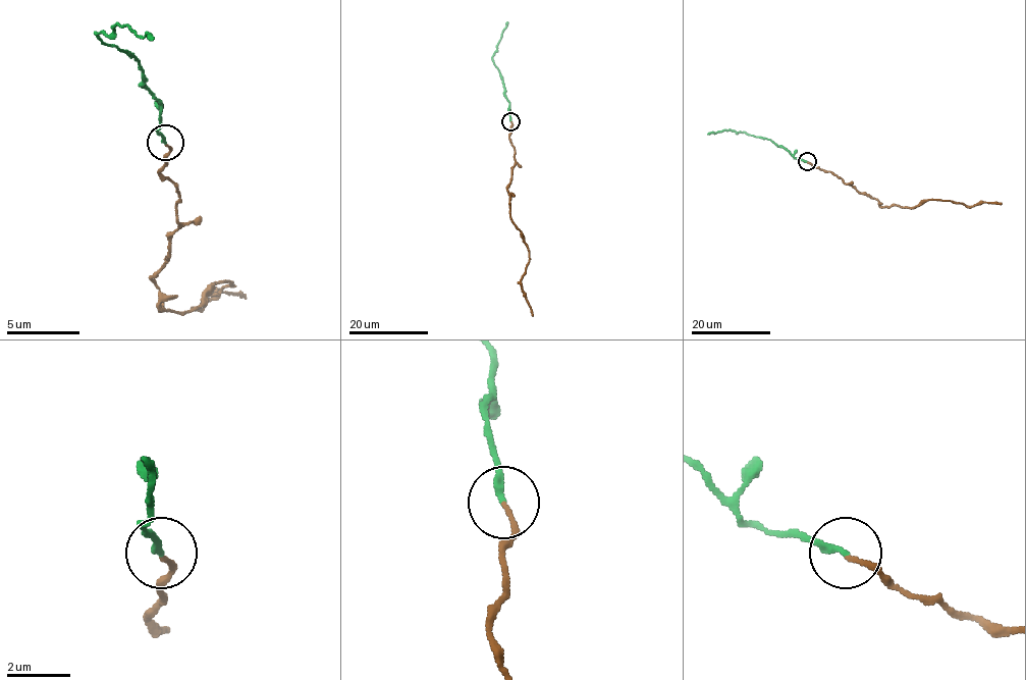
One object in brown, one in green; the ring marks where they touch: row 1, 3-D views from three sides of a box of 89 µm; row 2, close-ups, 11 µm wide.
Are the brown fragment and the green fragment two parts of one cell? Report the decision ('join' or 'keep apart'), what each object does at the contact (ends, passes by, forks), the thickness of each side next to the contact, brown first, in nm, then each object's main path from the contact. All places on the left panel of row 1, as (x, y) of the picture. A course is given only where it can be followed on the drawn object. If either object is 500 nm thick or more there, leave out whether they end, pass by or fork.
join; brown ends there; green ends there; 140 nm thick on the brown side, 220 nm on the other; brown runs (166, 145), (180, 225), (152, 276), (162, 309), (217, 283), (203, 309), (247, 299); green runs (166, 142), (159, 131), (159, 101), (141, 83), (141, 65), (108, 47), (97, 32), (126, 24), (152, 39)

